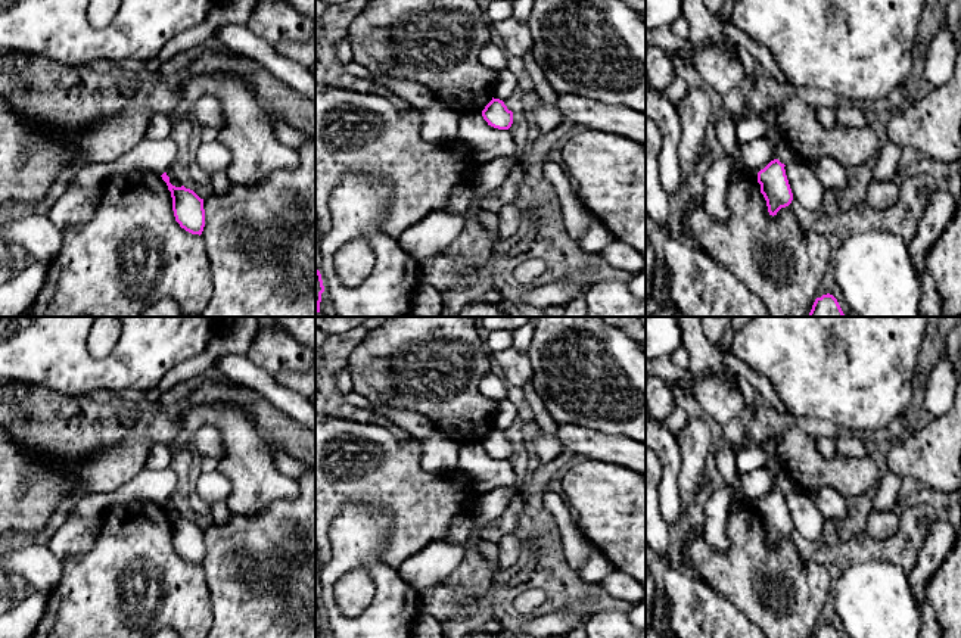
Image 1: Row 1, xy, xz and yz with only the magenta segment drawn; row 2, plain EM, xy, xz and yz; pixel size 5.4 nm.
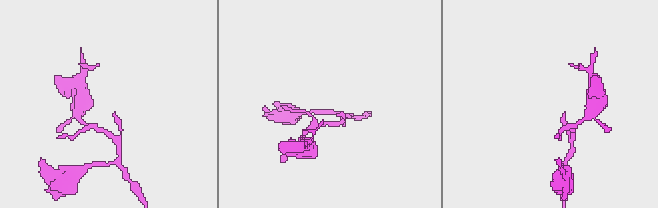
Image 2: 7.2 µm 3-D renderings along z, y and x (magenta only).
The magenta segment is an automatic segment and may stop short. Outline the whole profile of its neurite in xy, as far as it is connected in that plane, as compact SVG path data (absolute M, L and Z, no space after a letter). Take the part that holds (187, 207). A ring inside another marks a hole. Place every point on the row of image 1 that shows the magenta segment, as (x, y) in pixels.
M164 172L161 177L171 192L175 221L186 231L200 236L205 227L203 199L200 199L193 190L186 189L184 186L172 186L167 172Z

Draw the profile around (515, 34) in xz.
M514 18L494 24L497 34L504 43L507 56L523 57L532 47L532 37L528 24Z

